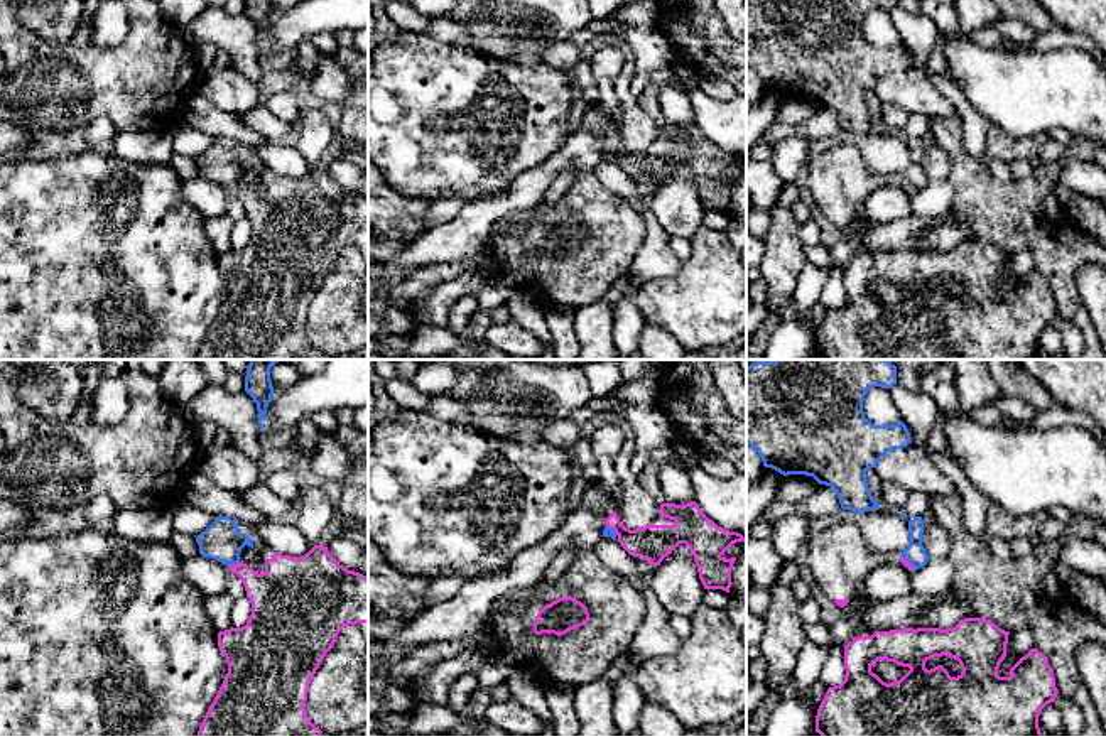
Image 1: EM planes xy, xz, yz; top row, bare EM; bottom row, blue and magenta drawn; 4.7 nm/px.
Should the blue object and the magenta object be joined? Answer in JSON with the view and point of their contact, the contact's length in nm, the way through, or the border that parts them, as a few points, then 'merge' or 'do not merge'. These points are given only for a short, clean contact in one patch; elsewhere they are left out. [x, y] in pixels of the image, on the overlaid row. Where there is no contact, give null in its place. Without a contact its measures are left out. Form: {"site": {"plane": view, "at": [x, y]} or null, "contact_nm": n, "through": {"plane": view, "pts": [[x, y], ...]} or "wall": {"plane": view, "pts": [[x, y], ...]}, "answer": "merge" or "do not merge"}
{"site": {"plane": "xy", "at": [233, 562]}, "contact_nm": 70, "through": {"plane": "xy", "pts": [[222, 541], [233, 562], [262, 589], [274, 595]]}, "answer": "merge"}

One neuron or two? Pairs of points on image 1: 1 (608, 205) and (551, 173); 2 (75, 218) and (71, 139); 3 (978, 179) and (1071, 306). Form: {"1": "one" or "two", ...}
{"1": "two", "2": "two", "3": "one"}

